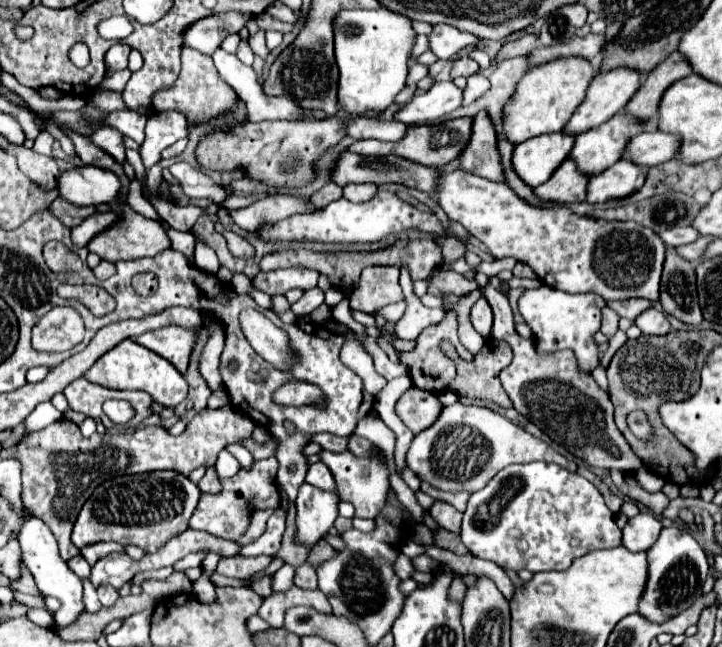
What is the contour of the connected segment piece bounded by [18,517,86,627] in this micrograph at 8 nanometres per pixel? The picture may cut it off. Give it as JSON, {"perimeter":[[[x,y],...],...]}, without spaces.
{"perimeter":[[[30,517],[28,521],[24,521],[22,531],[20,531],[20,547],[22,547],[22,557],[24,557],[24,565],[30,569],[30,573],[36,579],[38,589],[46,595],[46,597],[60,597],[60,609],[54,615],[54,621],[58,627],[66,627],[72,625],[86,609],[82,605],[82,583],[80,577],[70,571],[70,567],[66,565],[66,561],[58,555],[58,545],[54,541],[54,535],[50,533],[50,529],[36,517]]]}

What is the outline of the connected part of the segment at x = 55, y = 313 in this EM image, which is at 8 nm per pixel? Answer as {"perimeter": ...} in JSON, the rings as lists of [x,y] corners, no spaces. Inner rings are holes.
{"perimeter":[[[66,305],[46,313],[32,331],[32,347],[38,351],[64,351],[82,341],[84,321],[80,313]]]}

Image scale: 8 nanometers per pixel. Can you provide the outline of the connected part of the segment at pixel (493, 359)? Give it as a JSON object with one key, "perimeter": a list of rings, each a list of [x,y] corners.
{"perimeter":[[[486,345],[480,349],[474,361],[458,361],[456,363],[456,377],[450,381],[450,389],[456,395],[464,397],[478,397],[478,399],[490,399],[496,405],[508,409],[512,407],[510,397],[500,385],[498,373],[510,365],[512,361],[512,349],[508,345]]]}

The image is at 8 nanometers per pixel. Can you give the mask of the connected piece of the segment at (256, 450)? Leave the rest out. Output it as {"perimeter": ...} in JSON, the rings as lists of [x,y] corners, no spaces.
{"perimeter":[[[270,435],[268,437],[268,441],[266,443],[256,443],[254,439],[247,439],[242,442],[252,455],[254,455],[254,459],[266,459],[266,457],[270,457],[270,455],[274,455],[276,453],[276,449],[278,449],[278,443],[274,441],[274,437]]]}

